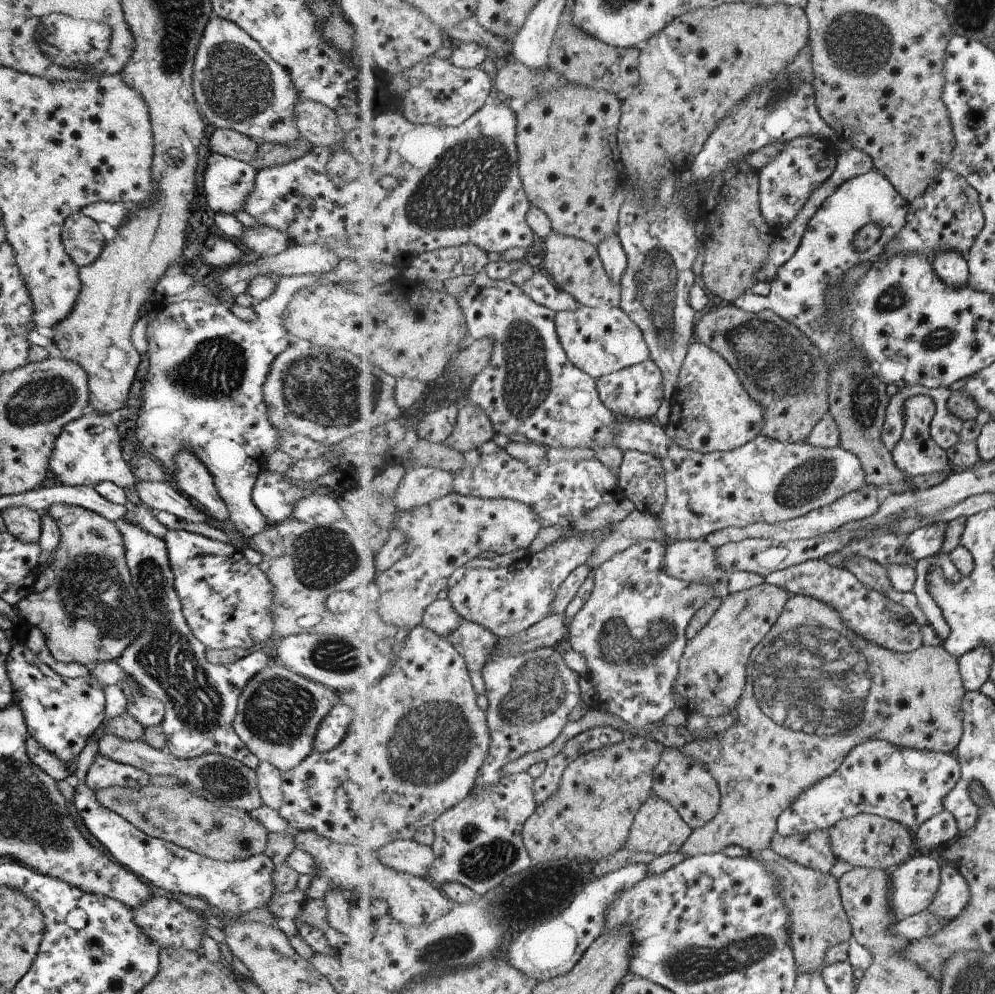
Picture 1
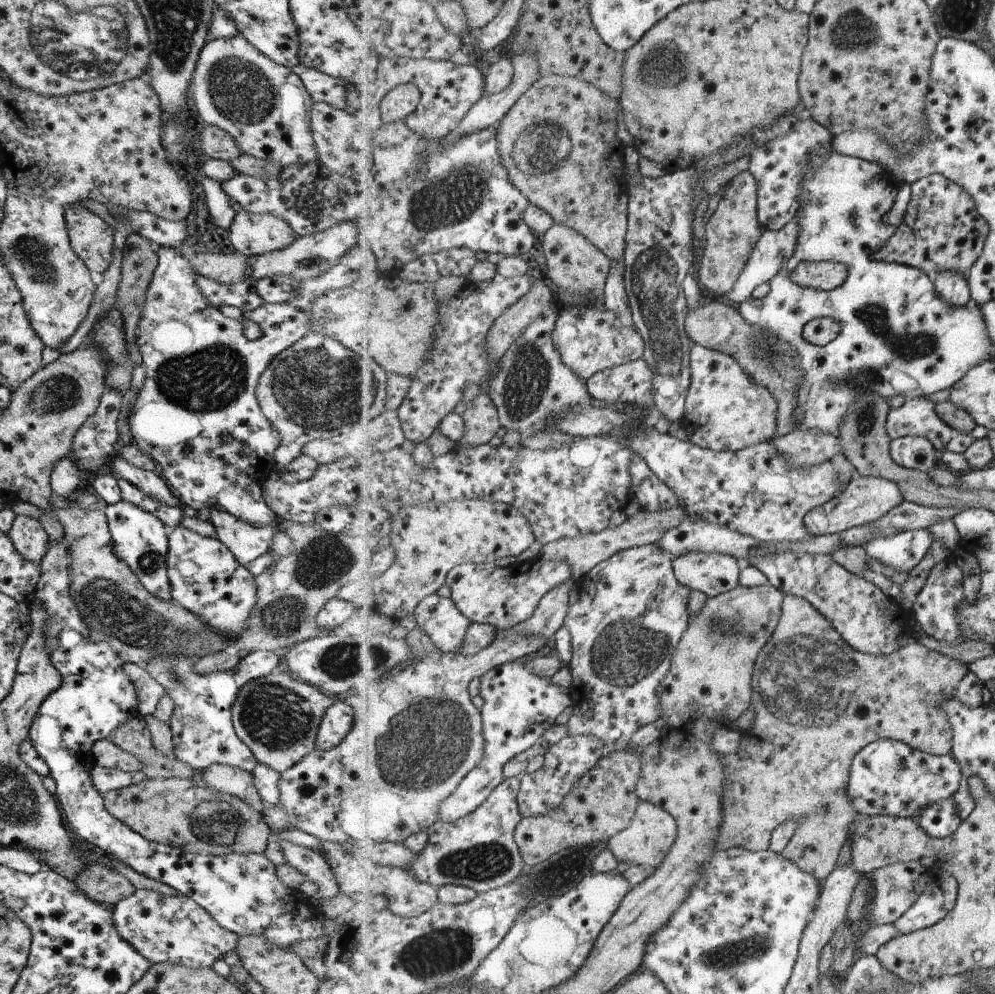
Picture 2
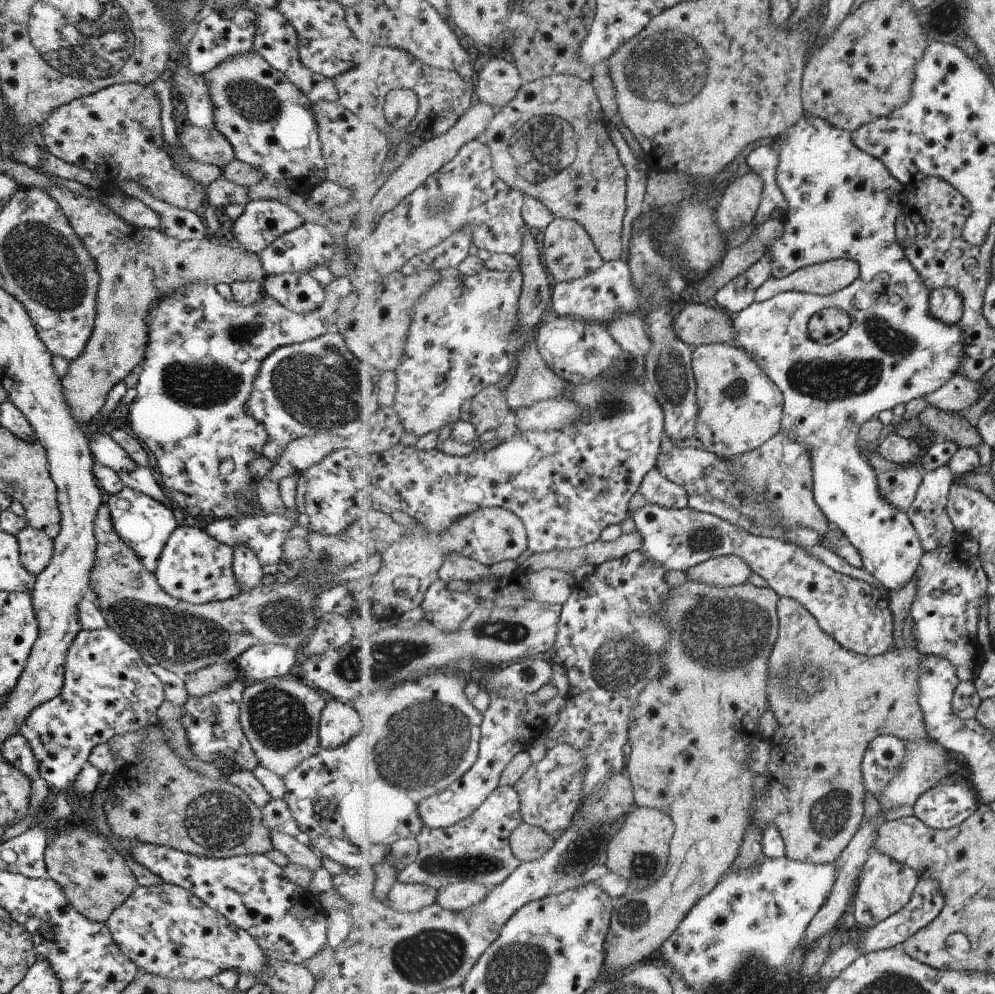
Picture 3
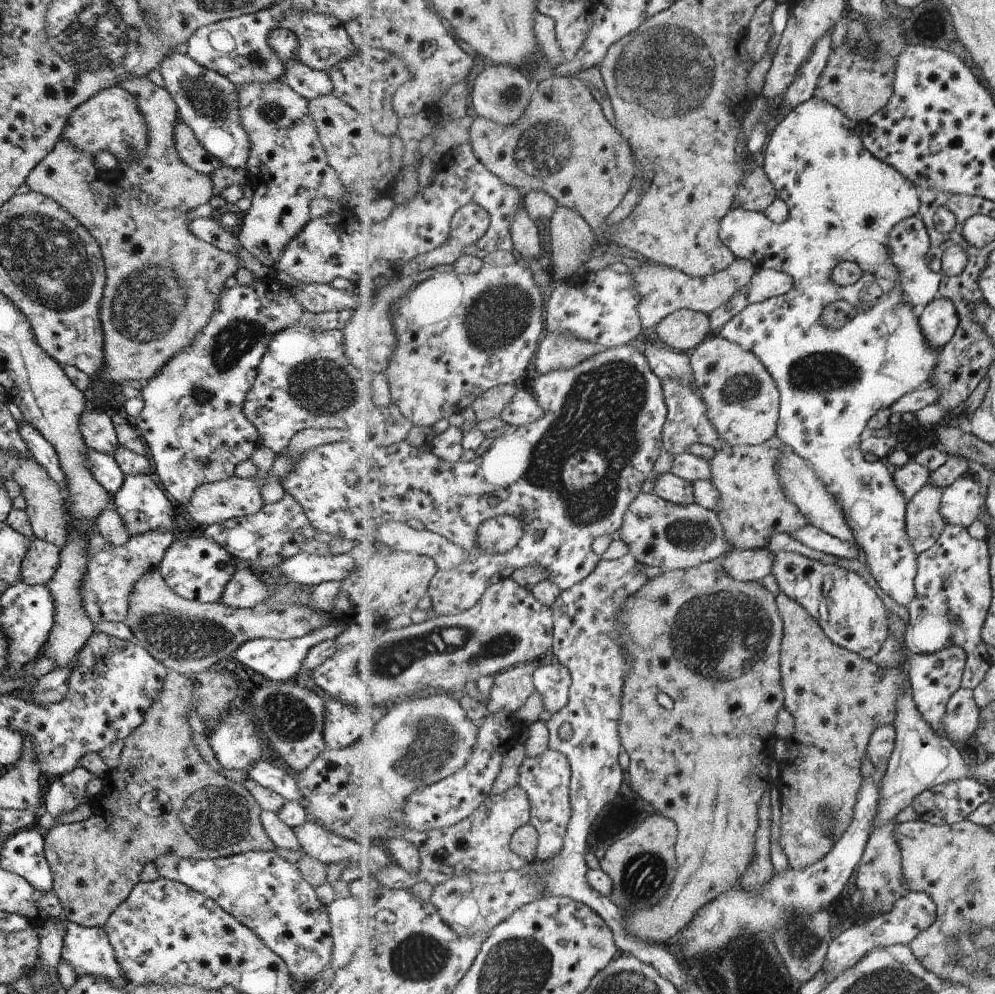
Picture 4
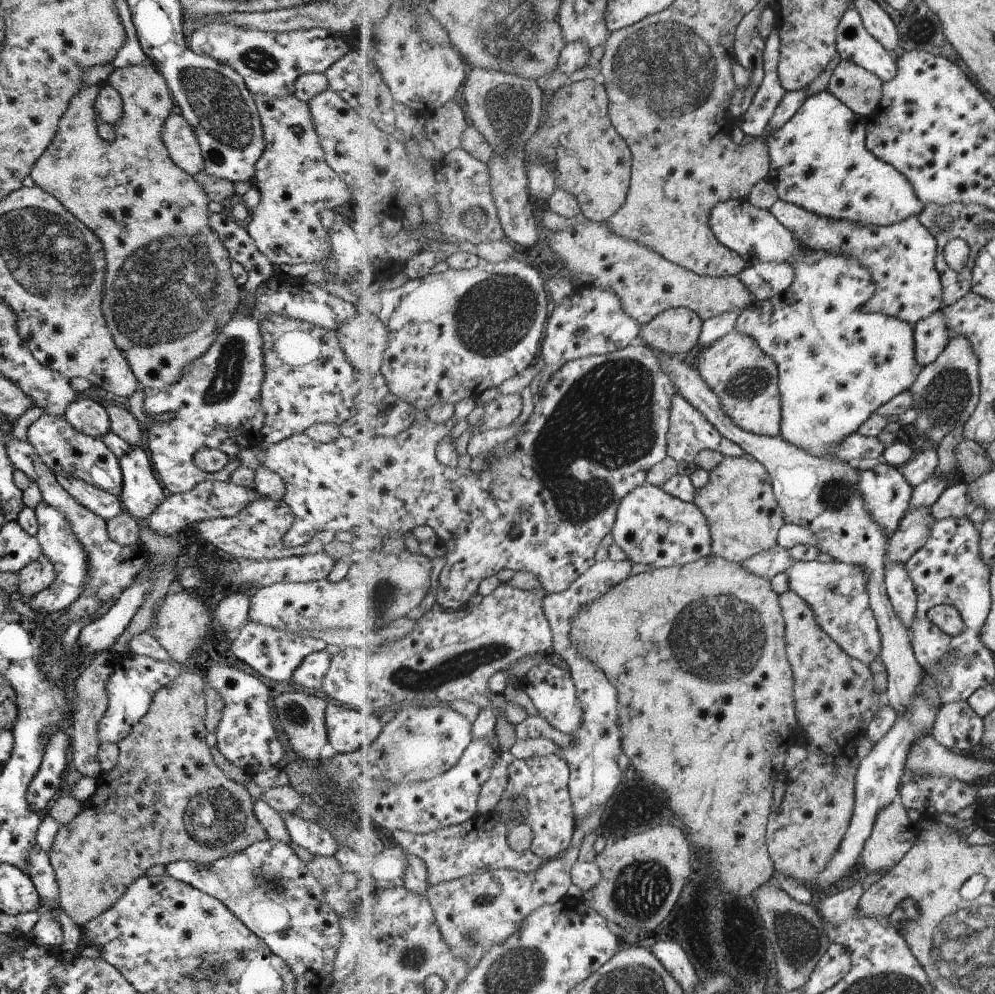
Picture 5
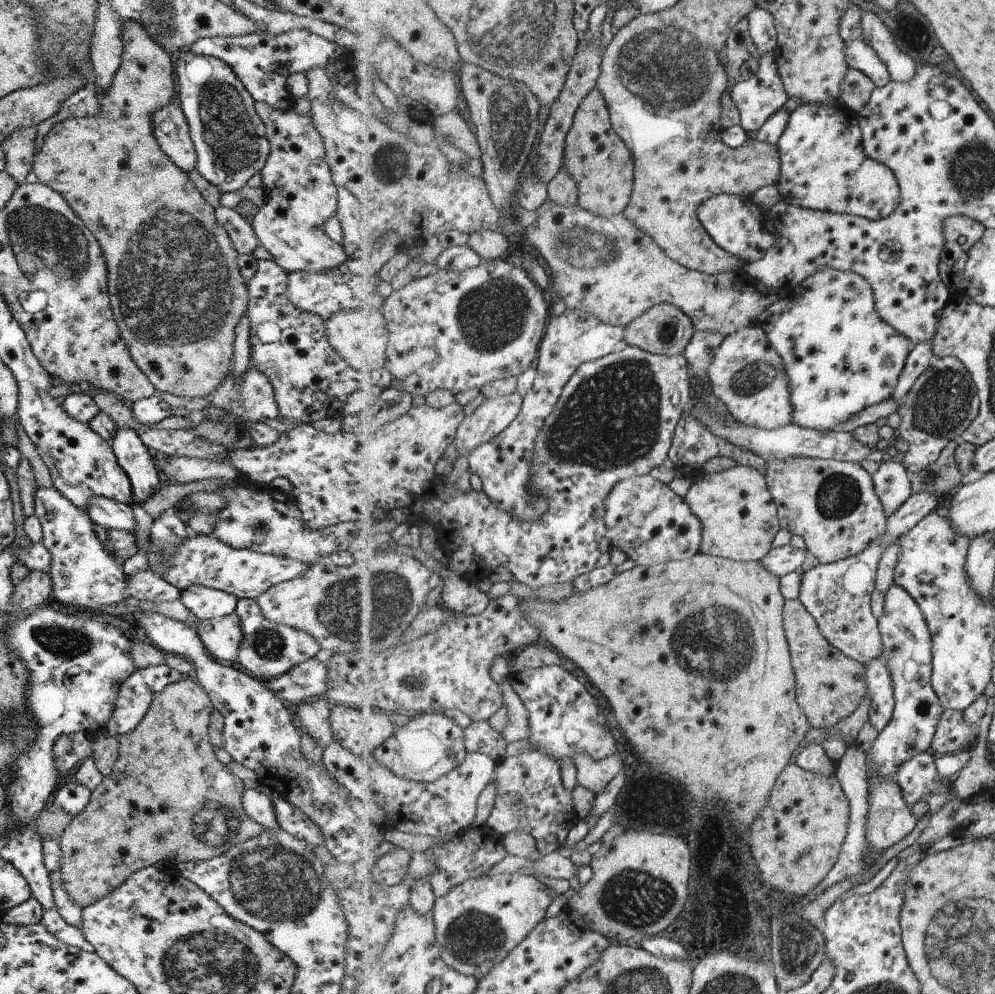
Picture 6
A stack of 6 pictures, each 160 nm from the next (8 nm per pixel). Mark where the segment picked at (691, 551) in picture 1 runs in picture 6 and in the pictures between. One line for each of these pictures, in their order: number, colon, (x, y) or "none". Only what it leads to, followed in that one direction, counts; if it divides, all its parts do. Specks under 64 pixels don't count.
2: (712, 574)
3: (730, 570)
4: (746, 565)
5: (773, 561)
6: (781, 561)

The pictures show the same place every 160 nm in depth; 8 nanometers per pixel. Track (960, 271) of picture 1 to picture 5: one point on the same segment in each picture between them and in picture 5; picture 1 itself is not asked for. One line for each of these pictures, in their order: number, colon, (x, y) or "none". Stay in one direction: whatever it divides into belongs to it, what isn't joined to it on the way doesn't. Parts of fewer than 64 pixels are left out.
2: (953, 288)
3: (947, 304)
4: (940, 319)
5: (932, 336)

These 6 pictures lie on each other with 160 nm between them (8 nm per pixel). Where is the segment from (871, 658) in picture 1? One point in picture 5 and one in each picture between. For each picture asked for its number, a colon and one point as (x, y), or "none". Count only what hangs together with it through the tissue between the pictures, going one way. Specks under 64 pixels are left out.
2: (818, 702)
3: (816, 796)
4: (821, 780)
5: (835, 694)

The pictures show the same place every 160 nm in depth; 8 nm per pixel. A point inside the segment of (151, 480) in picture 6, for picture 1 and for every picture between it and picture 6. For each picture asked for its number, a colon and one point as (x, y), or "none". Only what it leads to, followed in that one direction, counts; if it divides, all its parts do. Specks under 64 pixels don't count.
1: (199, 699)
2: (139, 539)
3: (143, 524)
4: (142, 505)
5: (141, 493)

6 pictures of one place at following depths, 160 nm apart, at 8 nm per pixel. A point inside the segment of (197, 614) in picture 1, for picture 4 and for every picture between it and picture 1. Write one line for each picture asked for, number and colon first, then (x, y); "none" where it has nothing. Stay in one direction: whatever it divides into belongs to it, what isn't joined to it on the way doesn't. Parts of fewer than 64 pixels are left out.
2: (204, 578)
3: (192, 567)
4: (196, 568)

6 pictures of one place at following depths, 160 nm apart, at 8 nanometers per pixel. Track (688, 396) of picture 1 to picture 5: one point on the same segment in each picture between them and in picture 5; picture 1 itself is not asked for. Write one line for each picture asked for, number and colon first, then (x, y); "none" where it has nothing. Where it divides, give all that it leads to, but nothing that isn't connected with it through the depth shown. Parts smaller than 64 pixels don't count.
2: (726, 410)
3: (741, 408)
4: (743, 399)
5: (746, 380)

